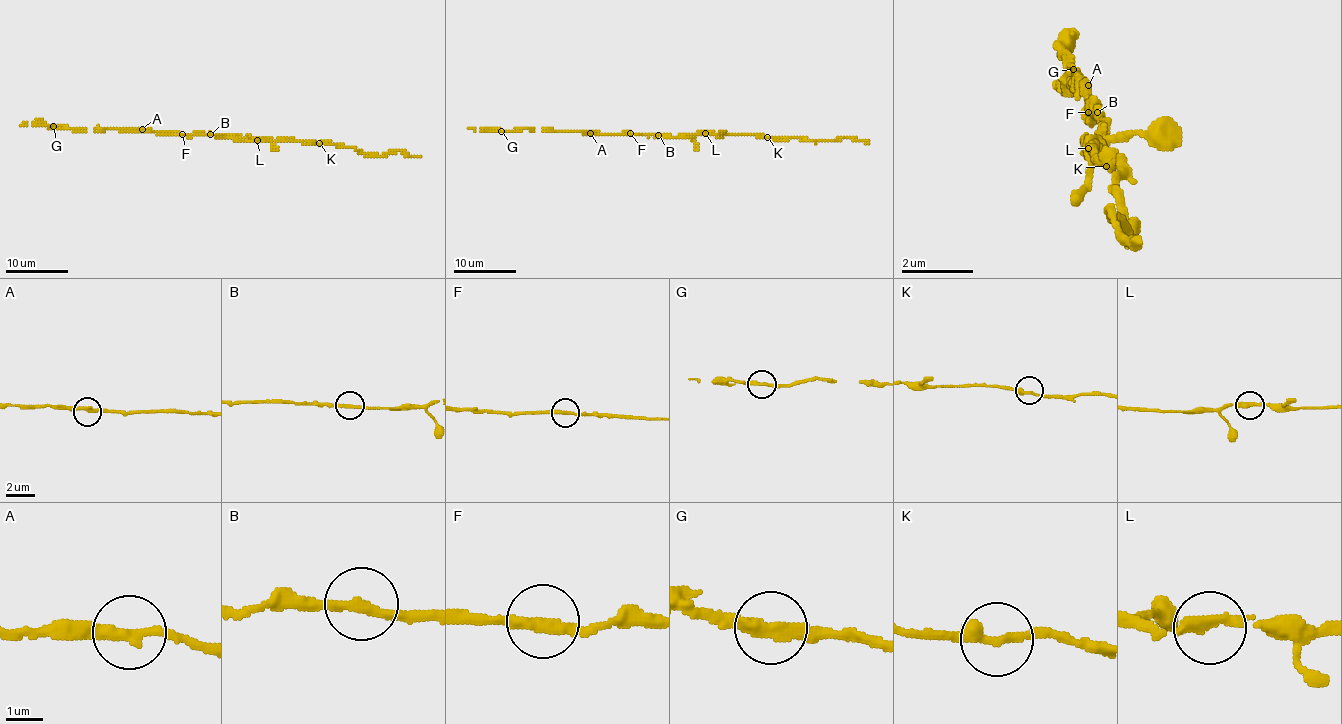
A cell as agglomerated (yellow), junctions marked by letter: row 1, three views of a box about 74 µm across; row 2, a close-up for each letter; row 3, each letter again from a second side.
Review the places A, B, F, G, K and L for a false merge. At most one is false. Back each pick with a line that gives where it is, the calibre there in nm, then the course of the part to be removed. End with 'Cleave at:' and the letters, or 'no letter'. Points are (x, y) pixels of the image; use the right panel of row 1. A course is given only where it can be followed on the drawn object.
Cleave at: no letter

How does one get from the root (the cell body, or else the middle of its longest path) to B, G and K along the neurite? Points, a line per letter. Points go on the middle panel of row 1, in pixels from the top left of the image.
B: (674, 137), (658, 135)
G: (674, 137), (544, 129), (502, 130)
K: (674, 137), (695, 133), (767, 137)

